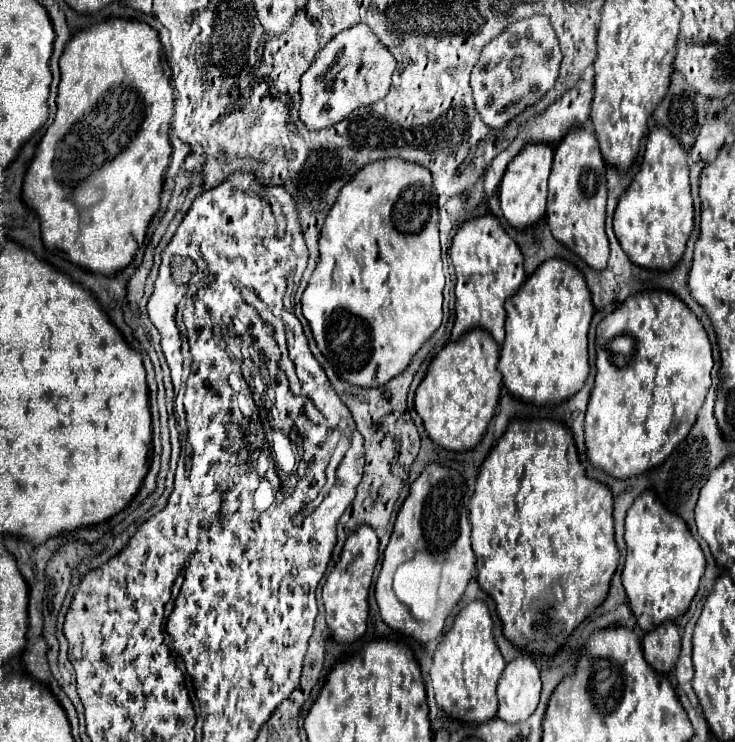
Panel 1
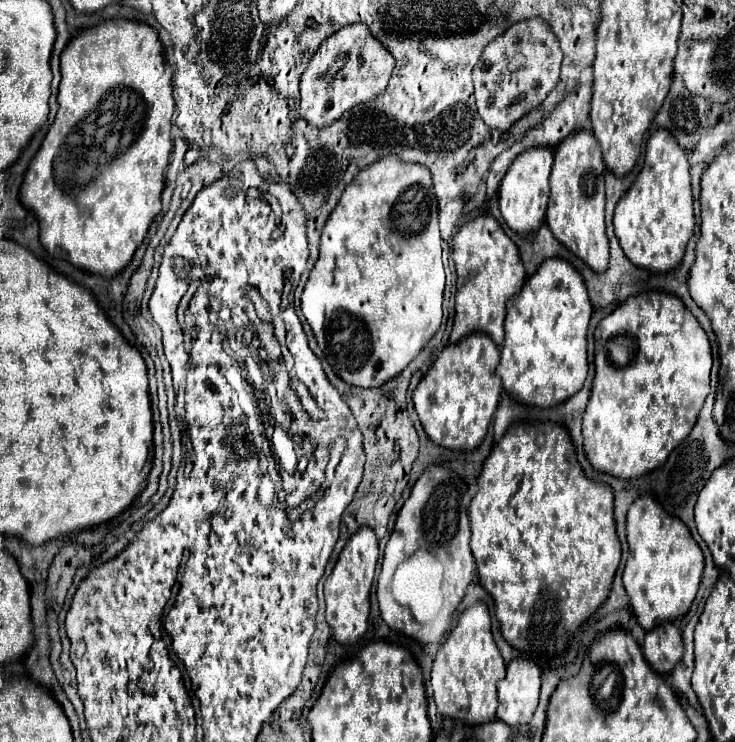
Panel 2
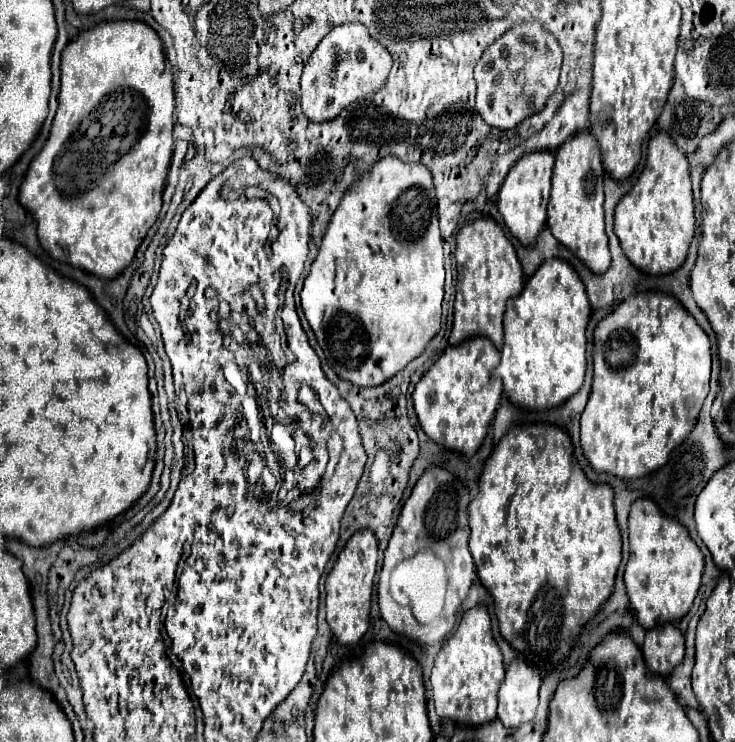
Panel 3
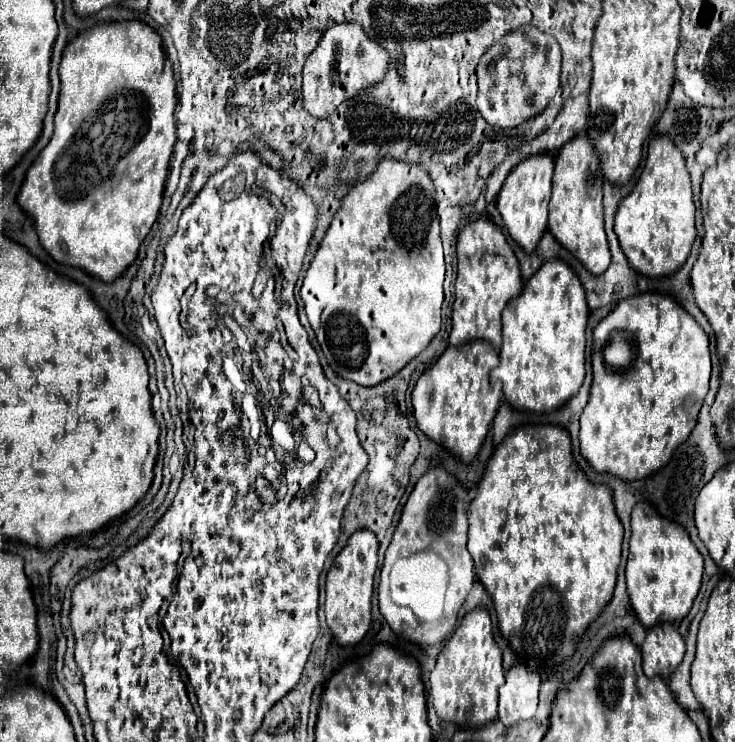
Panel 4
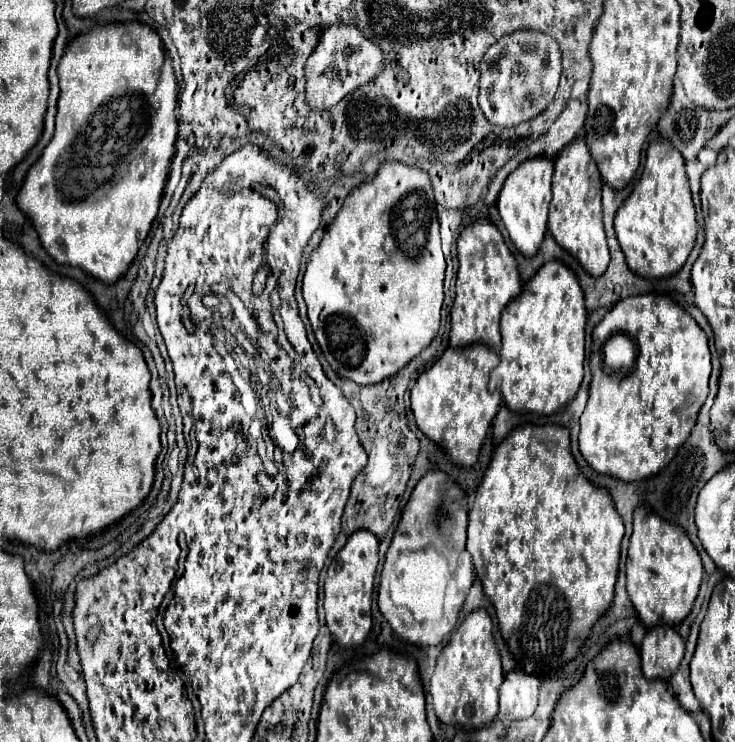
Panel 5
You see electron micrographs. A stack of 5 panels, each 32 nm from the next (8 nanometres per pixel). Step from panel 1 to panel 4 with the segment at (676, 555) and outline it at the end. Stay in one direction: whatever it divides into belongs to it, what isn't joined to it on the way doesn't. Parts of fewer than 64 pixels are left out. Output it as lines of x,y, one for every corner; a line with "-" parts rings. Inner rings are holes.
638,502
630,516
630,556
626,564
626,584
630,604
644,628
658,622
680,622
692,608
700,590
704,560
686,528
664,520
650,502

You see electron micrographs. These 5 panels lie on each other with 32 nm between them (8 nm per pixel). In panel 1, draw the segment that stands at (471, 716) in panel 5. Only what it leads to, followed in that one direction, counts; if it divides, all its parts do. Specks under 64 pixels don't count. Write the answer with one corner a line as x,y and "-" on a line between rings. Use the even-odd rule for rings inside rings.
470,602
454,618
454,624
450,626
450,630
446,630
434,652
430,678
436,692
436,704
452,718
482,724
484,720
496,716
498,710
496,688
506,668
506,662
494,640
492,626
494,624
488,606
484,602

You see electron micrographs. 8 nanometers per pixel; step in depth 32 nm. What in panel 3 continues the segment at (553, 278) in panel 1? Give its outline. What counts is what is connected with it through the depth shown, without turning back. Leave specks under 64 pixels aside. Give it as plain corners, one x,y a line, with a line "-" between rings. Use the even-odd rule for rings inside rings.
546,260
524,290
508,300
504,314
502,360
494,376
502,380
504,392
516,406
554,408
574,396
586,376
586,326
590,320
586,288
578,272
564,260

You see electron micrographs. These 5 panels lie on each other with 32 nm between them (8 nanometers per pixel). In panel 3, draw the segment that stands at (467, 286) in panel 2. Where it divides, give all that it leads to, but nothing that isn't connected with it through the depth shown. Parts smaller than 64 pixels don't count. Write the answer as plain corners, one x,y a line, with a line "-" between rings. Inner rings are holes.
478,218
462,226
456,234
454,258
458,264
458,282
450,344
460,344
470,336
488,336
496,348
502,348
502,318
506,300
518,296
524,288
524,270
520,268
512,242
494,218

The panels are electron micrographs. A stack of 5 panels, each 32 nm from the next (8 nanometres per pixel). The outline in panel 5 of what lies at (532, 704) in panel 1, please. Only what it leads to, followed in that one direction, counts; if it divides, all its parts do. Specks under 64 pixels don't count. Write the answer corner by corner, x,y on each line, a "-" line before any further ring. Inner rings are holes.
516,668
506,674
504,684
500,686
500,712
498,718
504,722
504,726
510,726
510,722
526,720
532,716
538,704
538,688
540,678
526,674
522,668

